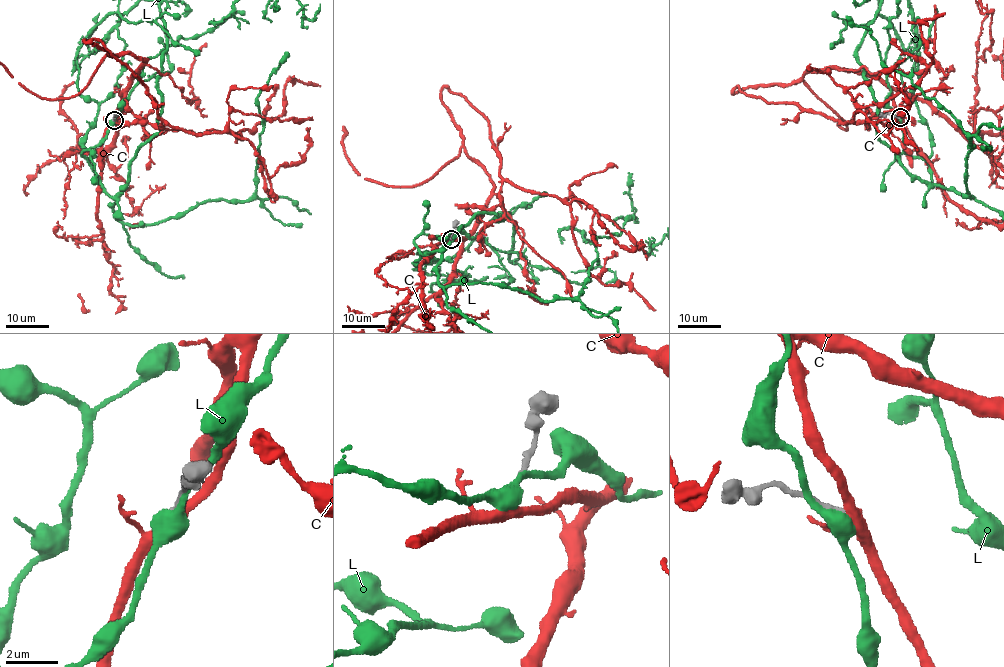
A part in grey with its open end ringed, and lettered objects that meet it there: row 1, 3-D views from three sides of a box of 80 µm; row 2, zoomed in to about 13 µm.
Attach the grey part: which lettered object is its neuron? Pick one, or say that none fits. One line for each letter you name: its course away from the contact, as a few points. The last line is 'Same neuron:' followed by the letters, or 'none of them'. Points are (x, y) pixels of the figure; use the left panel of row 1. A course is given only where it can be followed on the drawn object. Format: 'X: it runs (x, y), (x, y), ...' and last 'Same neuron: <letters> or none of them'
Same neuron: none of them

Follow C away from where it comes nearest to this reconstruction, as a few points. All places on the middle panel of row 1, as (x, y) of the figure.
C: (451, 240), (476, 228), (490, 175), (462, 147), (420, 183), (365, 178), (343, 145)

